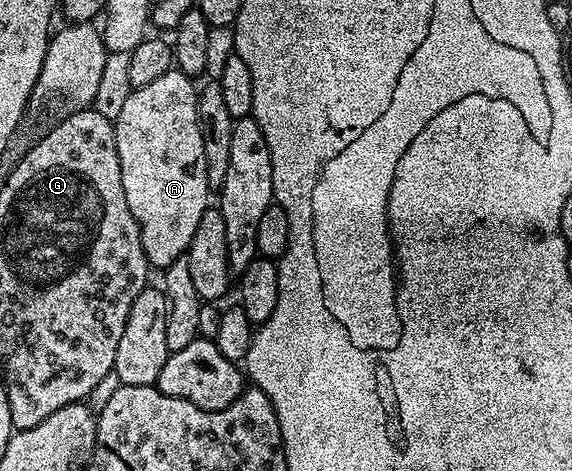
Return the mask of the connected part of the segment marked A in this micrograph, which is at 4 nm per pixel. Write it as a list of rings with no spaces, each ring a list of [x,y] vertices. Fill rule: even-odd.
[[[170,69],[151,85],[130,90],[115,114],[115,145],[127,205],[141,230],[150,268],[164,269],[182,258],[195,237],[199,217],[211,205],[203,137],[197,120],[194,80]]]

